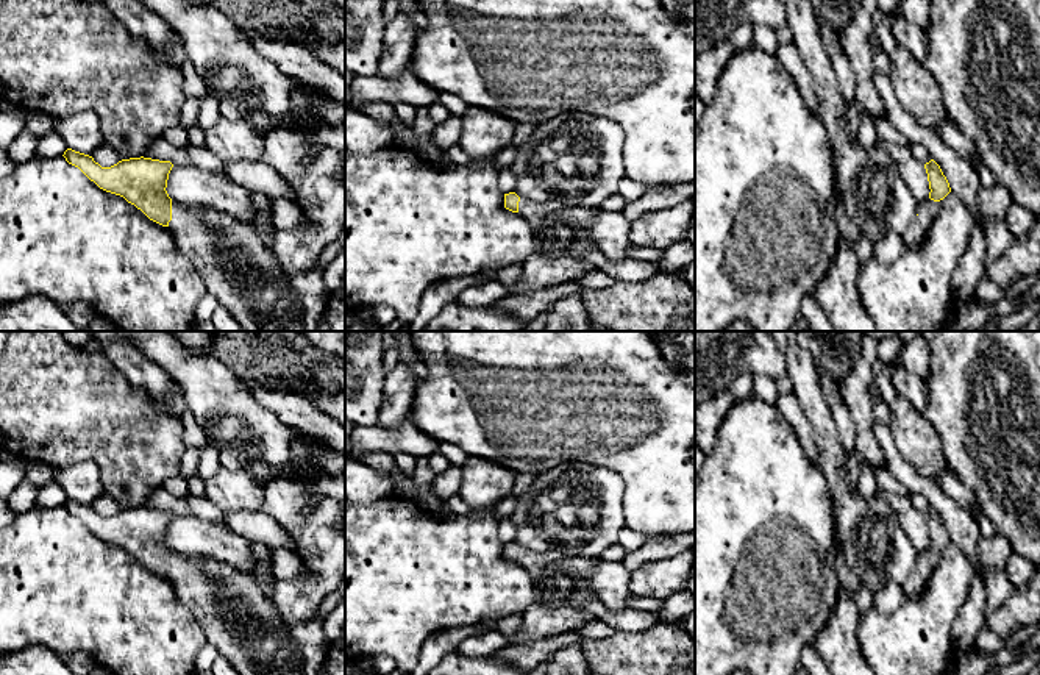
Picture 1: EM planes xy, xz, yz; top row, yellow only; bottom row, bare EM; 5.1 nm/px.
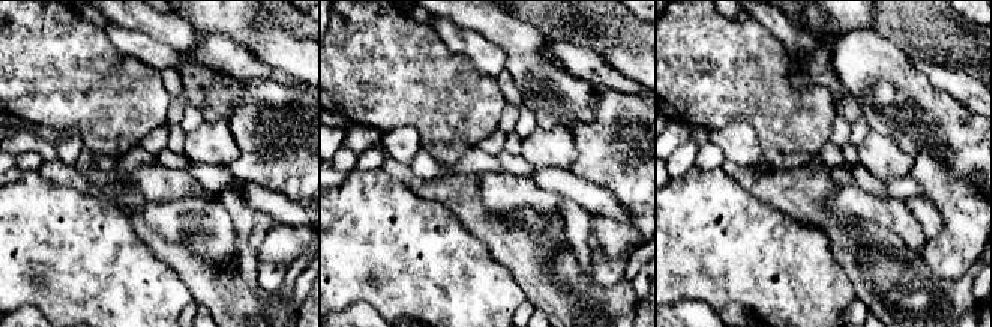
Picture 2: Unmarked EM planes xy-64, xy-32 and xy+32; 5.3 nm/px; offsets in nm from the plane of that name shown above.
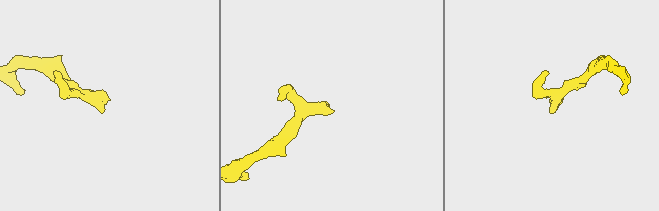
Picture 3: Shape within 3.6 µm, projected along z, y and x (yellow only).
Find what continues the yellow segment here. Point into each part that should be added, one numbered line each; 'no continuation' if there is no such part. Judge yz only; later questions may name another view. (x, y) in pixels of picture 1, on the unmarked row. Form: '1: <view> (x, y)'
1: yz (914, 586)

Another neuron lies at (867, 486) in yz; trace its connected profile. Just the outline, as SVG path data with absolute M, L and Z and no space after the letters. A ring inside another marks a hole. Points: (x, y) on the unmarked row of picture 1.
M865 459L860 462L856 481L859 494L865 498L873 497L879 491L873 466Z

